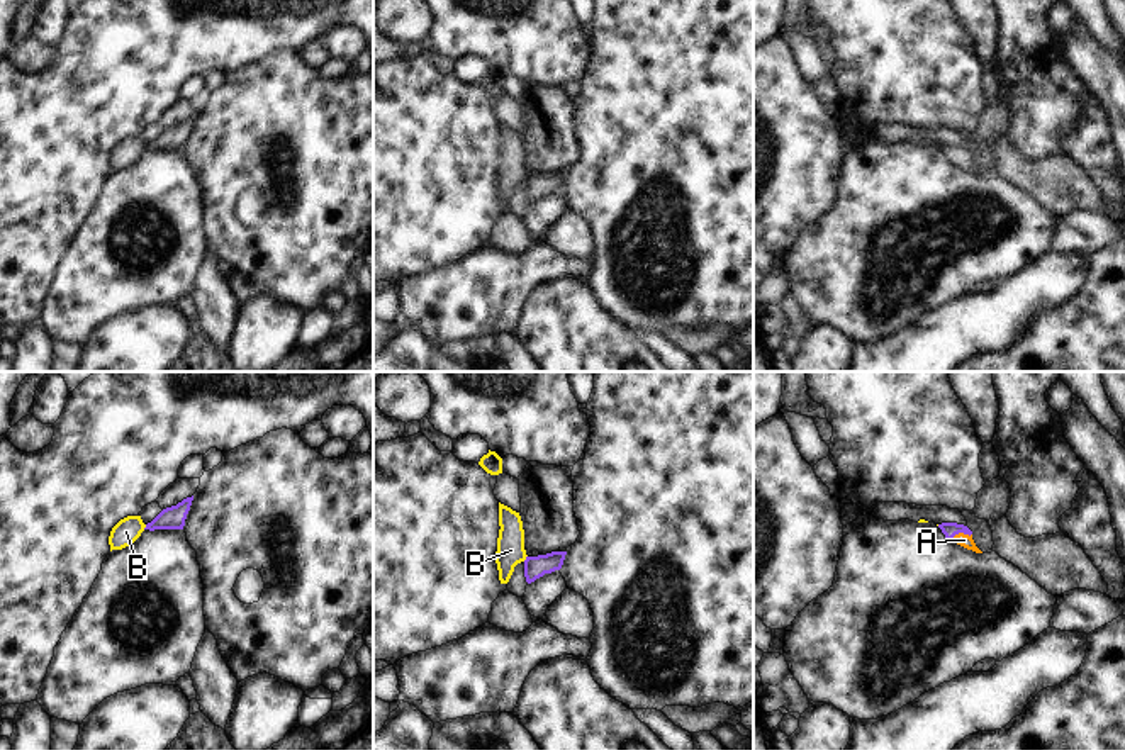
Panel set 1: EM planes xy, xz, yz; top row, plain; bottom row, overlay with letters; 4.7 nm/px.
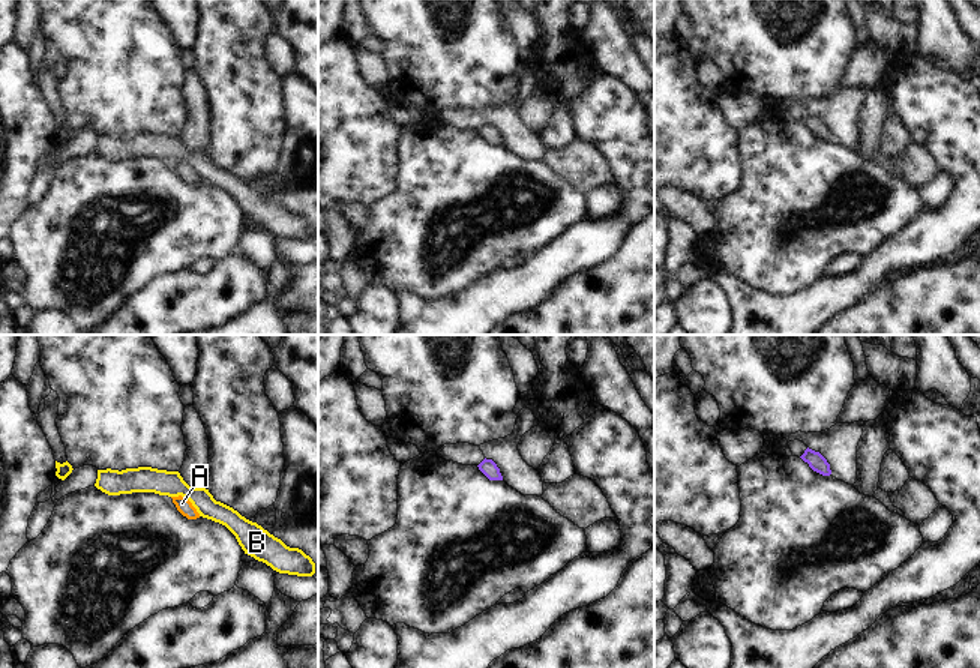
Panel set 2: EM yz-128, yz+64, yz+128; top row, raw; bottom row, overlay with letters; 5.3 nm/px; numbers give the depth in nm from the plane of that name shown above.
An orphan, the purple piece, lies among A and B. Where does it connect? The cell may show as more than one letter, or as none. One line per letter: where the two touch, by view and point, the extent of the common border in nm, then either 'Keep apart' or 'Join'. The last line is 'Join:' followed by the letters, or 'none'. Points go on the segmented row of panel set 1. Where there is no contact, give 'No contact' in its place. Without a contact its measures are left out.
A: Touches purple at yz (961, 531). Shared border 100 nm. Join
B: Touches purple at xz (526, 559). Shared border 40 nm. Keep apart
Join: A.

